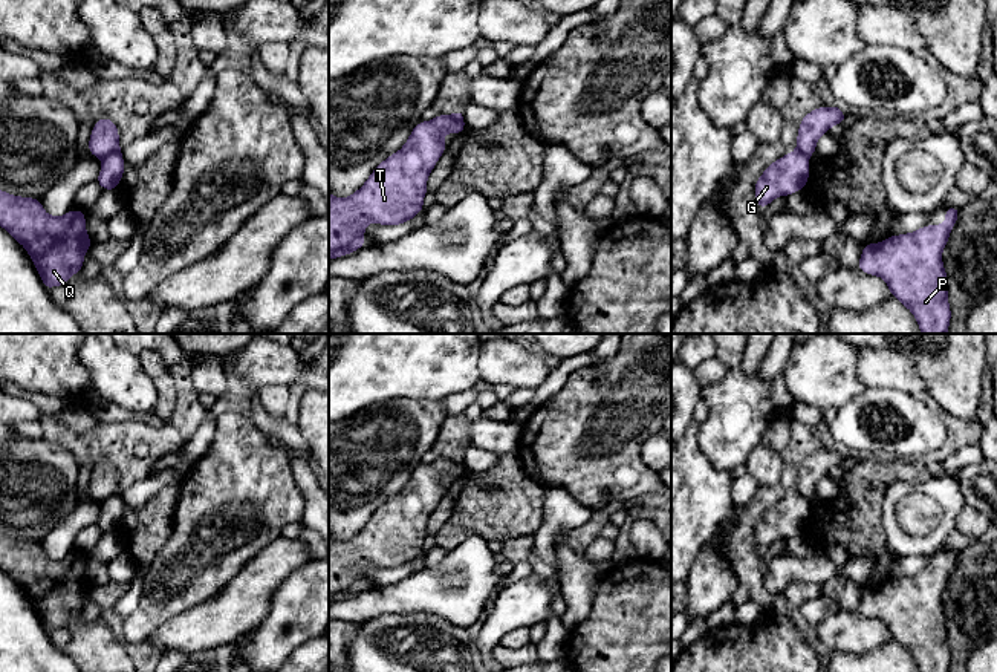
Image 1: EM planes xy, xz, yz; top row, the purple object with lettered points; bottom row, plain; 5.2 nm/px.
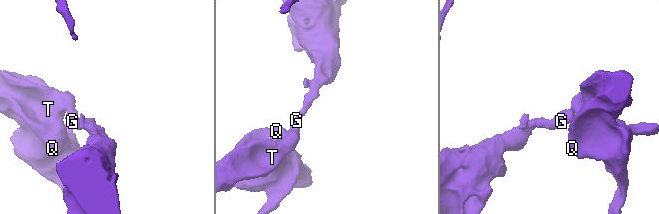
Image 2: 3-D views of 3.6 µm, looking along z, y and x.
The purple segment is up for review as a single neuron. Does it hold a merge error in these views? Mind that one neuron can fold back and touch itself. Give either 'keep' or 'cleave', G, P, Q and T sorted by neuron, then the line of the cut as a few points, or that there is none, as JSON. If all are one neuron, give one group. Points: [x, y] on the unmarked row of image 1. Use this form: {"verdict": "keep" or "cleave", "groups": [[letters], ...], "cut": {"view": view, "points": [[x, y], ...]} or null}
{"verdict": "cleave", "groups": [["G"], ["P", "Q", "T"]], "cut": {"view": "xy", "points": [[120, 493], [101, 501]]}}

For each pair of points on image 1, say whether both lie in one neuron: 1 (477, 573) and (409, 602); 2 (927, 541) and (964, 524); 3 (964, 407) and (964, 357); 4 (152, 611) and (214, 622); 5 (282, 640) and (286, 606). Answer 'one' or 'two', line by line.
1: one
2: two
3: one
4: two
5: one

